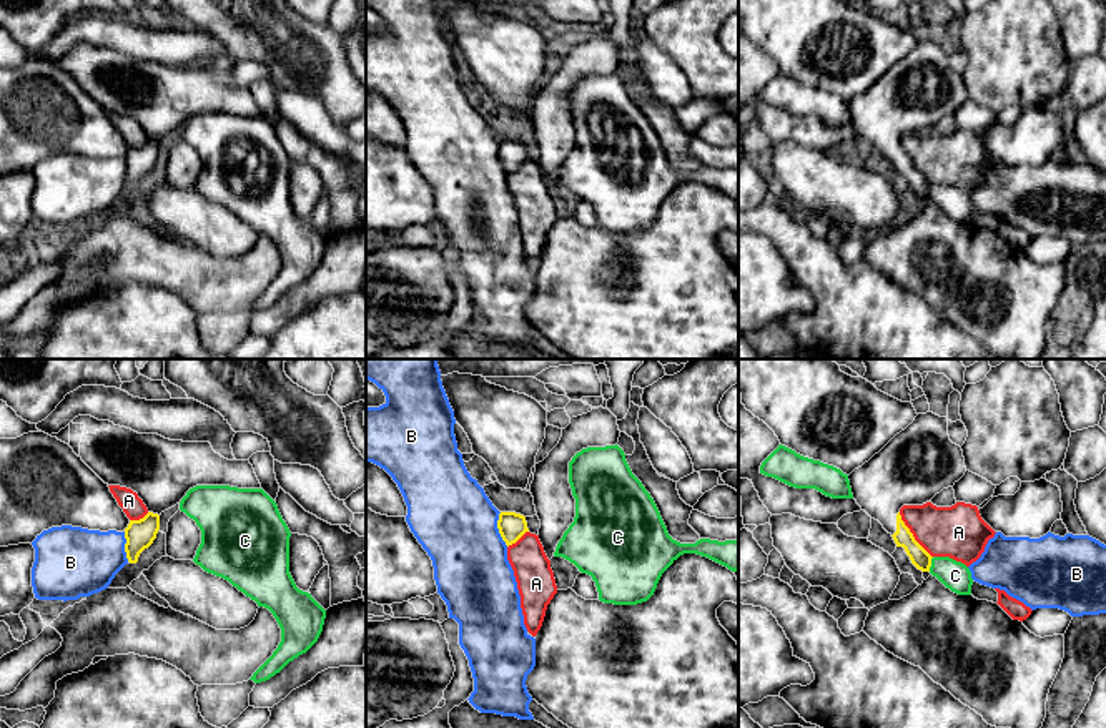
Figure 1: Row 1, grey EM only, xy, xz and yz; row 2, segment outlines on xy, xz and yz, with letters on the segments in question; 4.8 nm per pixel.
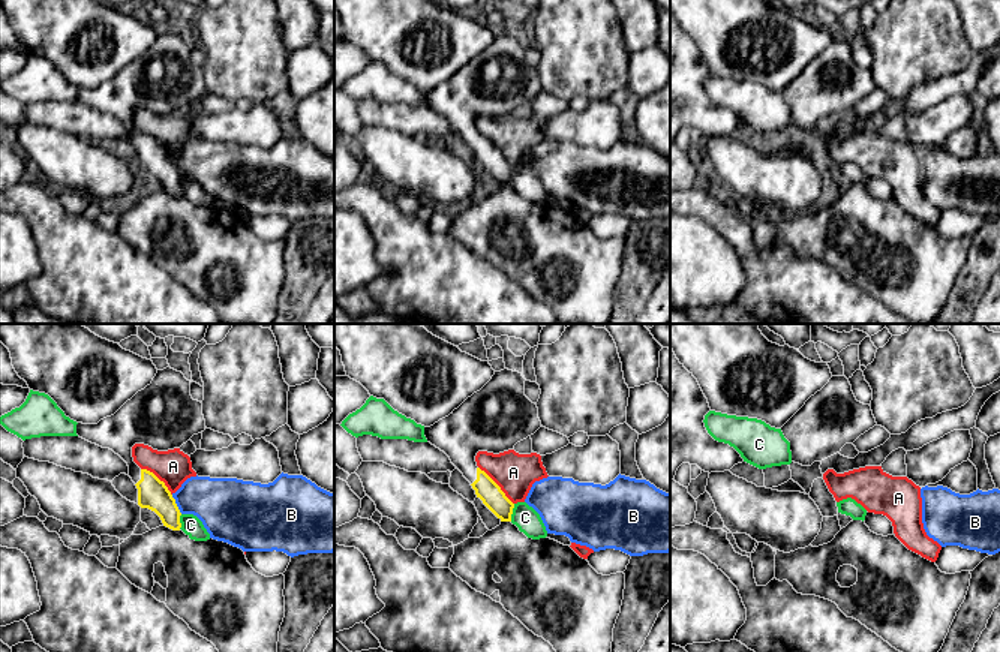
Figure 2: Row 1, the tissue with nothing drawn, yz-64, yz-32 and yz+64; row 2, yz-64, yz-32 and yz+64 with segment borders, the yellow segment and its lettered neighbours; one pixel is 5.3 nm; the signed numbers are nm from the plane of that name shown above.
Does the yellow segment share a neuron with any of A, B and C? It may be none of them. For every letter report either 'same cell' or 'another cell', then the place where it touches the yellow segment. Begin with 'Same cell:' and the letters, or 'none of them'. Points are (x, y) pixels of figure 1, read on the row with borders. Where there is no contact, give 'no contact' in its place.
Same cell: none of them
A: another cell | yz (912, 536)
B: another cell | xz (498, 527)
C: another cell | yz (930, 564)

